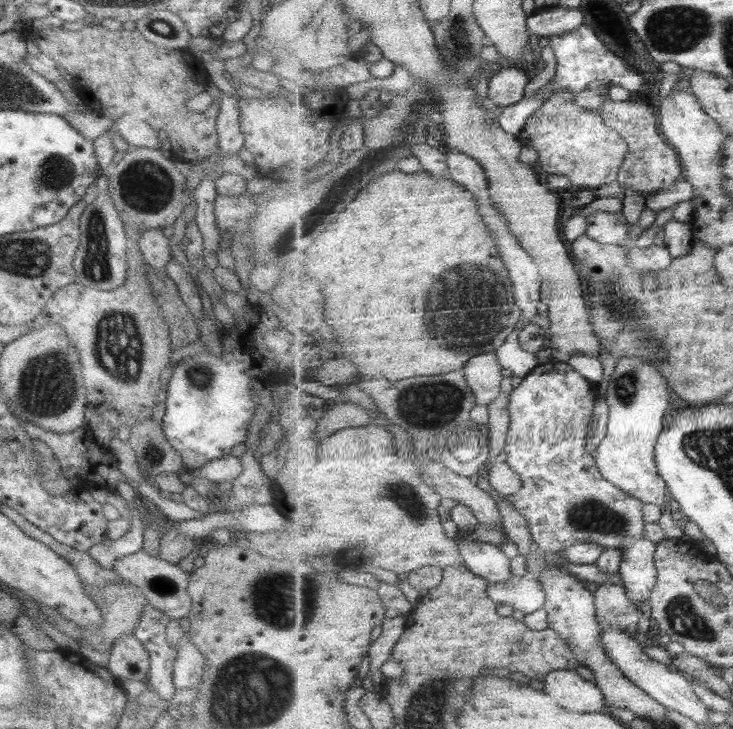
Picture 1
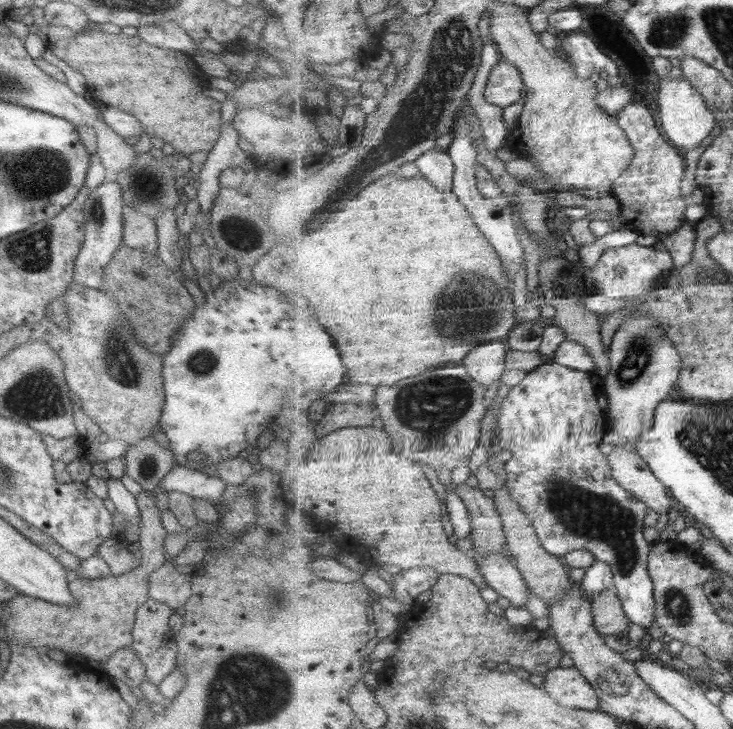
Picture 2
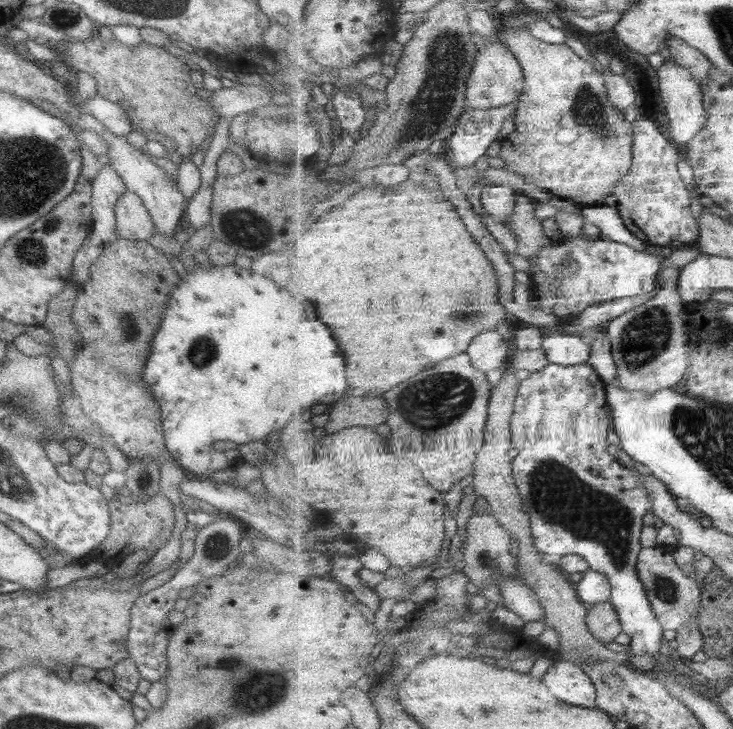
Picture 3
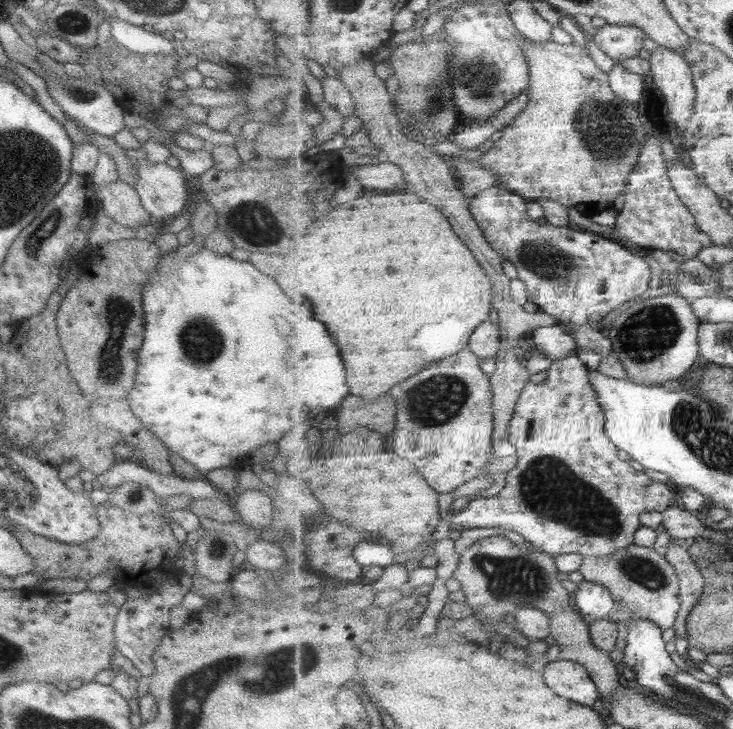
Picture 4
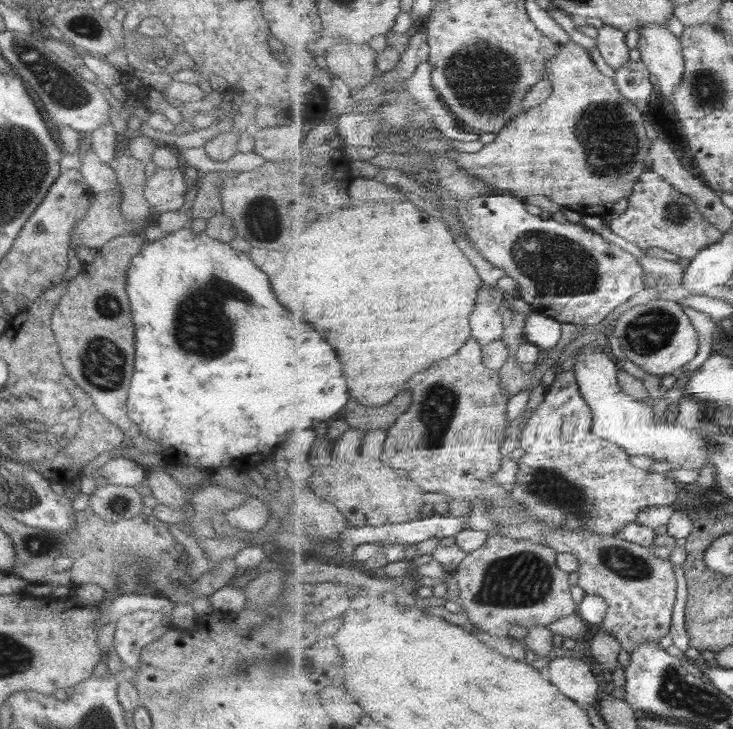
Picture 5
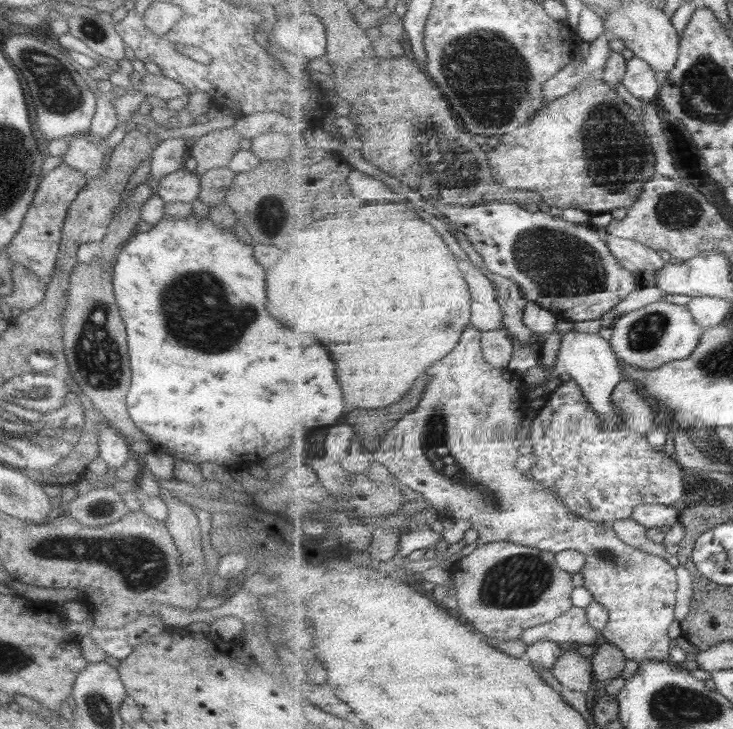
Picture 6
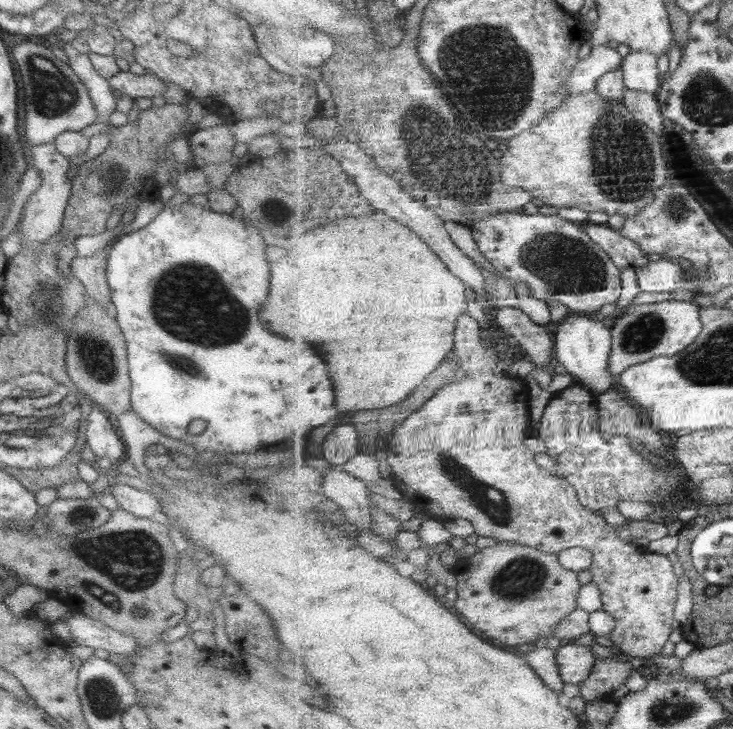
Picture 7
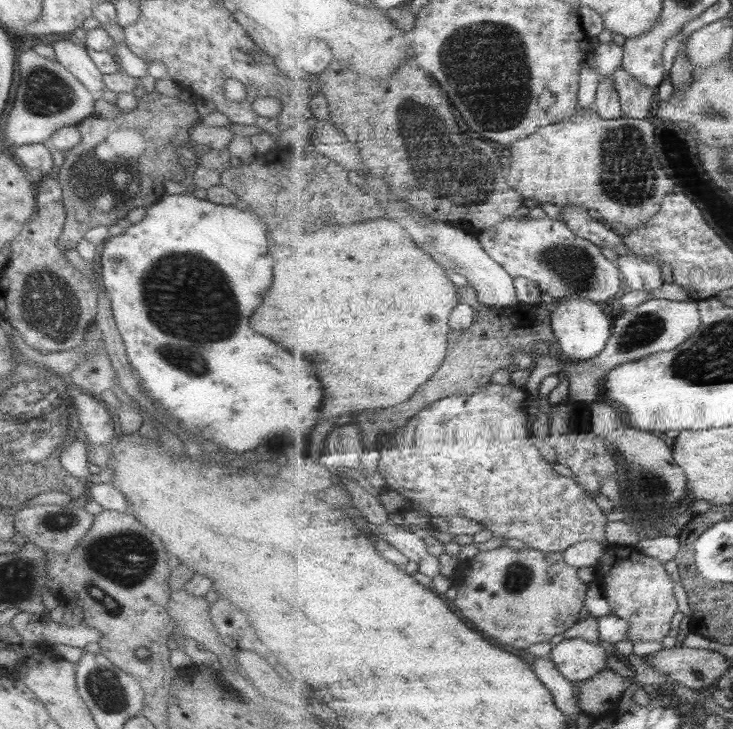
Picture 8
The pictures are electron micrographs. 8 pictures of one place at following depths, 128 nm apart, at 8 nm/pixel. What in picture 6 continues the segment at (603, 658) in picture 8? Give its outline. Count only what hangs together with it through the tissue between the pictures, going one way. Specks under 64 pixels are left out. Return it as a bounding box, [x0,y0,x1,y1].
[552,649,594,694]

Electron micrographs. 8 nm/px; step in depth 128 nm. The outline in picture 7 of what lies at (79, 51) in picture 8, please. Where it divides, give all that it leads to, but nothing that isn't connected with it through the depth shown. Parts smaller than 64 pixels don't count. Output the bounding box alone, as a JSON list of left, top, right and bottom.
[61,43,116,124]

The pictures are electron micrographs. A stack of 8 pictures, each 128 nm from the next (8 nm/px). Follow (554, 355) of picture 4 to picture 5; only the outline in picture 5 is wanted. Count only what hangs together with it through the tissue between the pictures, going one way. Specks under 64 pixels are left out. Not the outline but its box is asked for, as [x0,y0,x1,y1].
[526,311,562,348]

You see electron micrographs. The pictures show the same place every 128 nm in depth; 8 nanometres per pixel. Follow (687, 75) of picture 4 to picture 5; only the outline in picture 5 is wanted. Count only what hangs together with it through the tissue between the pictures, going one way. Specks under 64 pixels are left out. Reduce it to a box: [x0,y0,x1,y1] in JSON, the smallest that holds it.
[640,27,686,99]

